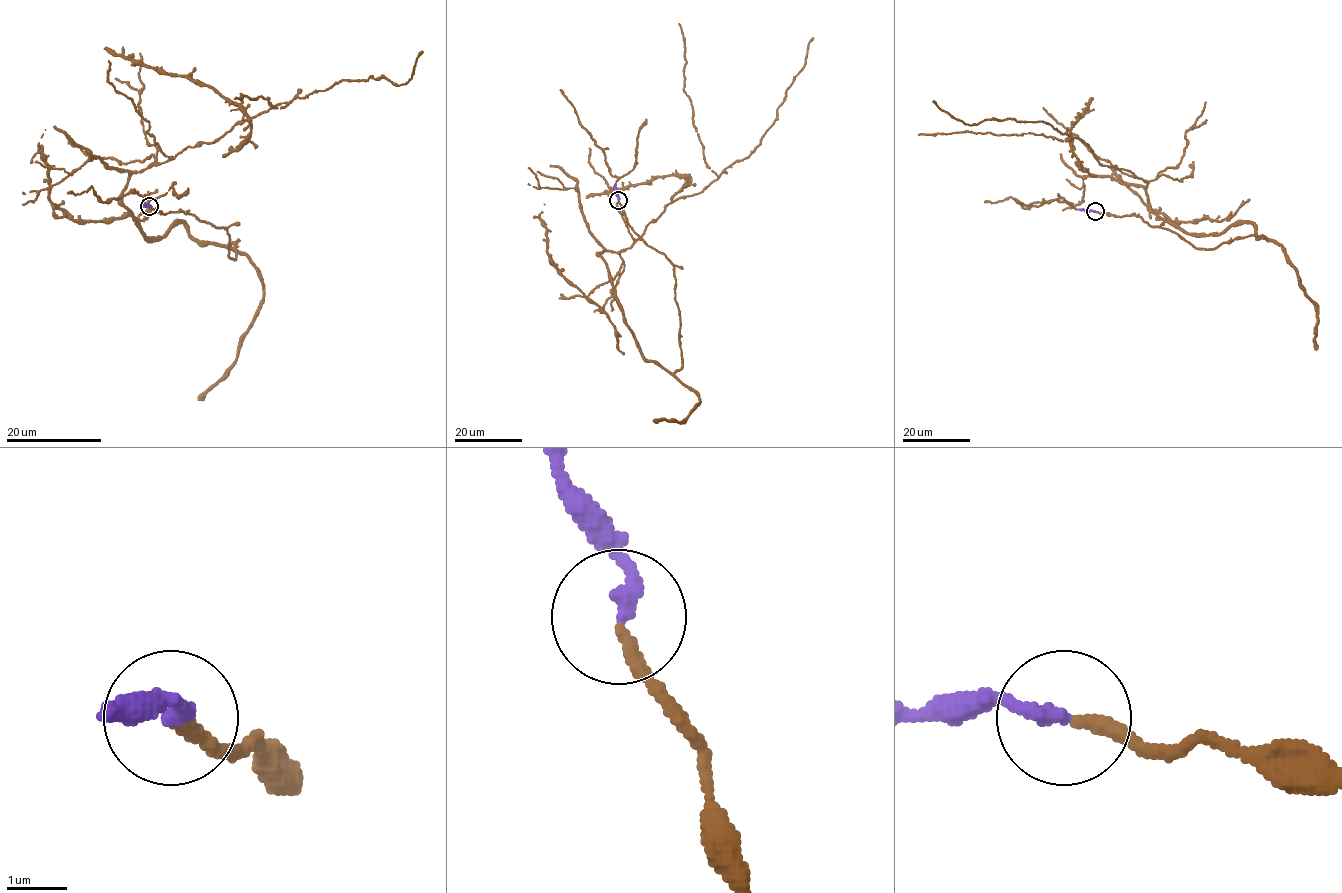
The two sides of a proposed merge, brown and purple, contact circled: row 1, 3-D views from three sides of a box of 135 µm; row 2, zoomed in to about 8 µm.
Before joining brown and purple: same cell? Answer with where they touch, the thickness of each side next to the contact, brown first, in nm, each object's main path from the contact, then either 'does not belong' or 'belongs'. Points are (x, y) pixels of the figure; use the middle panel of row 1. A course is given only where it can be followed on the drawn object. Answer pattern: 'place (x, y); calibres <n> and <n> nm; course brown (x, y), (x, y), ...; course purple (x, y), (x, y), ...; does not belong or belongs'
place (618, 200); calibres 240 and 280 nm; course brown (618, 200), (673, 266), (673, 373), (642, 355), (599, 254), (625, 250), (666, 206), (754, 150), (812, 38); course purple (618, 200), (616, 183); belongs

